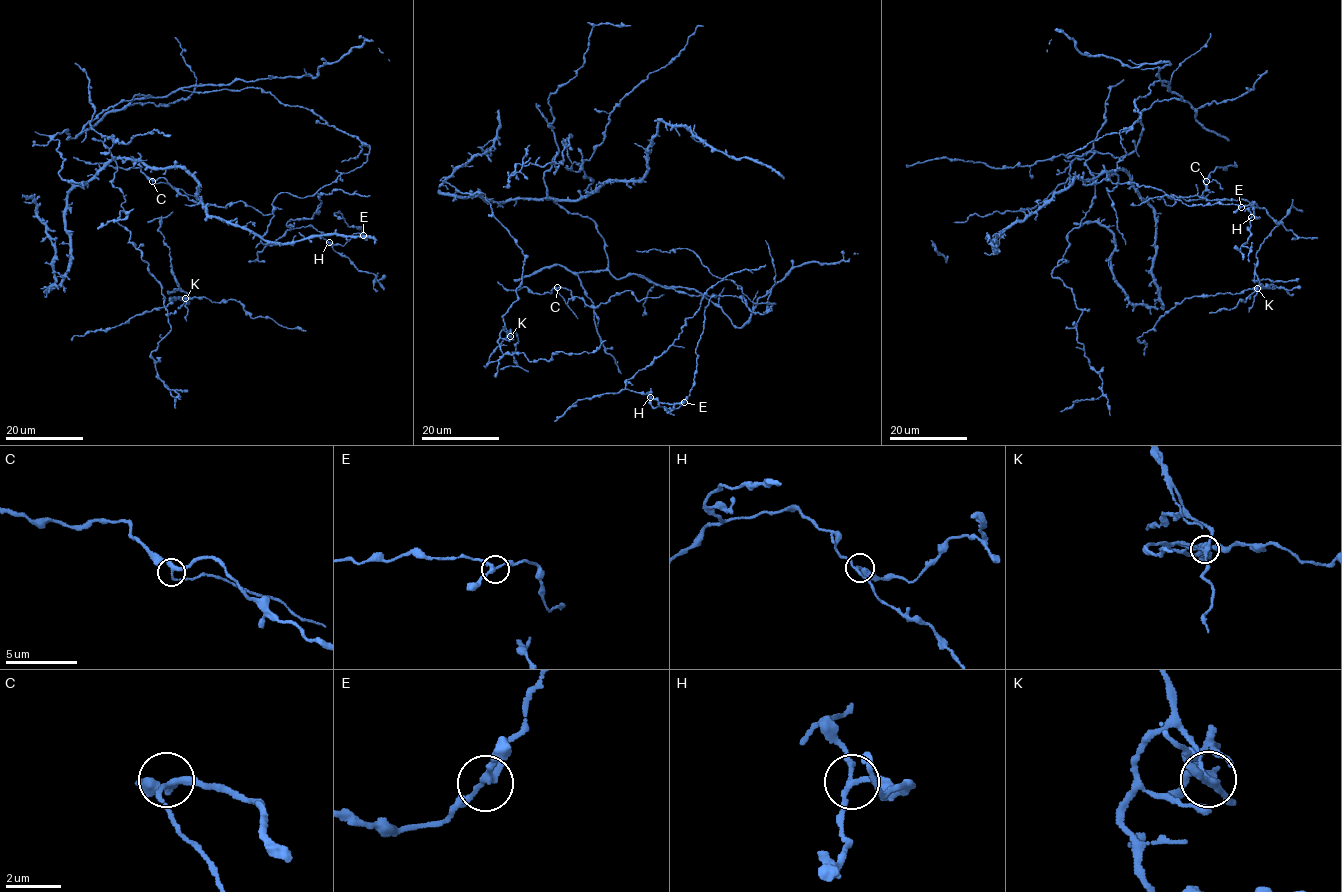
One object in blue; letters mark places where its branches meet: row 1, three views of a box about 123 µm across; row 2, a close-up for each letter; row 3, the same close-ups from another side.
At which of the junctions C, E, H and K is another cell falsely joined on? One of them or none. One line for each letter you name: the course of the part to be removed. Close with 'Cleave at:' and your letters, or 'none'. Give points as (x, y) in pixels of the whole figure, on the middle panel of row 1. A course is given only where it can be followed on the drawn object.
K: Course of the part to remove: (510, 336), (513, 339), (512, 332), (516, 332), (517, 342), (513, 353), (516, 362), (515, 366), (500, 369)
Cleave at: K

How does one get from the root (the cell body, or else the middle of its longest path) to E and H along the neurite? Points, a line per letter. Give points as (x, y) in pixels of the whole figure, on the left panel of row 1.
E: (86, 124), (136, 94), (261, 87), (369, 146), (323, 187), (319, 214), (287, 225), (334, 244), (363, 235)
H: (86, 124), (180, 89), (261, 87), (311, 110), (369, 146), (323, 187), (319, 214), (287, 222), (329, 242)

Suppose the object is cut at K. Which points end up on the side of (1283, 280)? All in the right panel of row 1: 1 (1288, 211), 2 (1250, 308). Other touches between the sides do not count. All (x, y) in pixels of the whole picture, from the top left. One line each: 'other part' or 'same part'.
1: same part
2: same part

